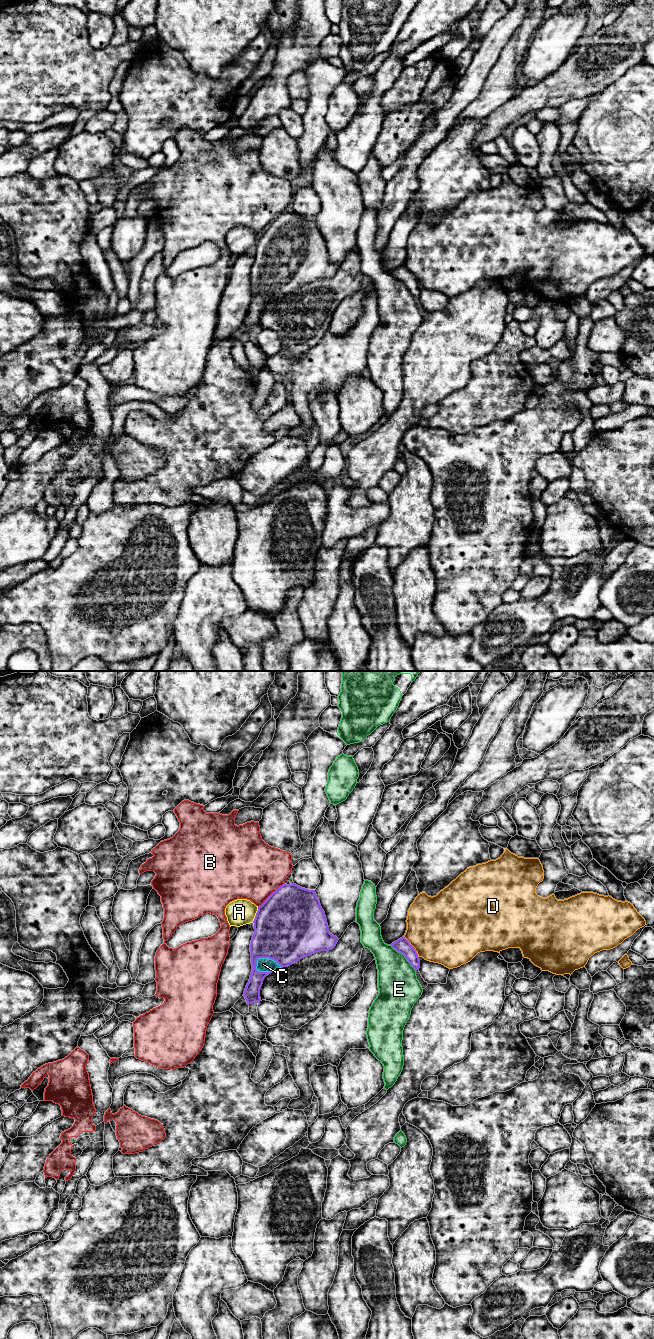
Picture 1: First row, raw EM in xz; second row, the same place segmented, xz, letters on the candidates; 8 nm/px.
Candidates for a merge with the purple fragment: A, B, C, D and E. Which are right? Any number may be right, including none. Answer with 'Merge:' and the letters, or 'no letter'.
Merge: C

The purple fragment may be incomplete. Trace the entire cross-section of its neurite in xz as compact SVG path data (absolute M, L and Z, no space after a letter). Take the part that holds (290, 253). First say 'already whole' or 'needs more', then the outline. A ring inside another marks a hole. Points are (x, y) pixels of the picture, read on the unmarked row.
needs more; M294 211L290 213L283 212L273 220L268 227L258 235L253 251L255 260L250 272L252 300L243 322L248 333L261 329L260 317L263 308L275 297L288 295L316 280L332 278L339 268L329 260L325 240L321 235L315 218L302 216Z

